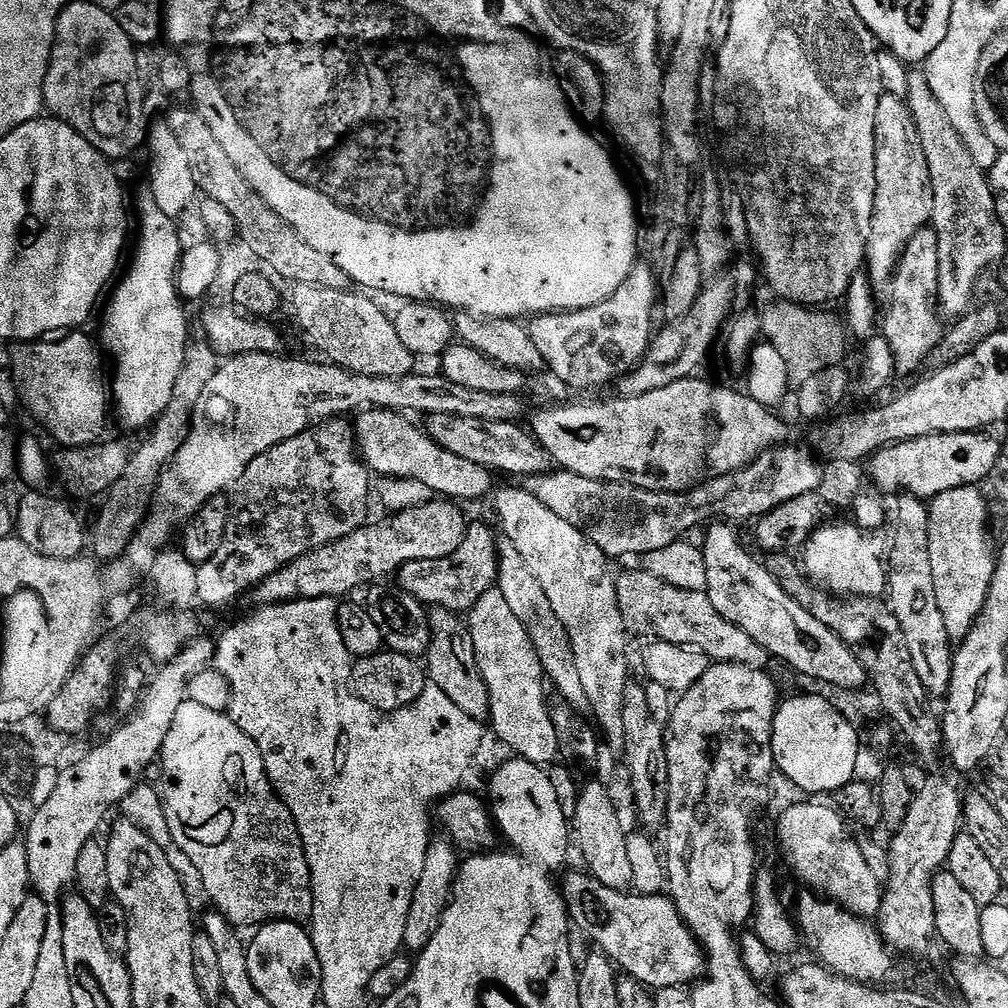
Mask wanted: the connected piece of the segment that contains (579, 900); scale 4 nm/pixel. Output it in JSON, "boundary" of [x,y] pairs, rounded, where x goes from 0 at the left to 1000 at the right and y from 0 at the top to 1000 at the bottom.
{"boundary":[[[579,863],[567,865],[561,873],[558,873],[558,888],[560,898],[563,900],[564,914],[570,920],[572,917],[591,936],[588,938],[598,944],[620,969],[632,972],[644,982],[654,982],[687,978],[699,967],[700,945],[688,931],[687,924],[679,917],[671,898],[662,888],[636,889],[622,887],[612,881],[602,881]]]}

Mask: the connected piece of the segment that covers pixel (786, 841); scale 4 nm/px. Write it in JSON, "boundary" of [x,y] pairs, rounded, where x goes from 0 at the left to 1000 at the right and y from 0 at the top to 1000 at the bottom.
{"boundary":[[[790,798],[782,802],[774,810],[774,818],[770,821],[770,829],[774,832],[774,841],[782,852],[784,860],[798,877],[803,877],[807,886],[820,891],[833,898],[840,905],[846,905],[854,911],[869,911],[873,908],[873,900],[877,894],[877,881],[866,870],[866,865],[859,859],[859,851],[853,842],[853,833],[845,830],[842,818],[828,801],[820,802],[817,798]]]}

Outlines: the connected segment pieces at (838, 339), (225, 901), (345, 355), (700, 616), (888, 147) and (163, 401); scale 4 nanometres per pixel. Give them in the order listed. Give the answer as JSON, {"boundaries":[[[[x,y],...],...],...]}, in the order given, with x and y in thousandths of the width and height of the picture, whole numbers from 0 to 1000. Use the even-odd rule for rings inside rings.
{"boundaries":[[[[770,300],[767,306],[756,310],[756,333],[761,340],[768,343],[771,354],[782,366],[780,372],[787,382],[796,378],[817,364],[832,362],[837,356],[841,341],[837,338],[838,322],[821,308],[811,308],[806,304],[785,300]]],[[[184,696],[179,699],[177,708],[173,708],[169,728],[165,728],[161,736],[158,762],[165,829],[167,825],[176,843],[194,860],[198,877],[210,892],[209,900],[238,923],[253,922],[271,913],[309,914],[310,872],[300,831],[288,804],[278,797],[266,776],[258,747],[240,724],[236,724],[225,709],[205,706]]],[[[303,282],[293,283],[289,289],[290,310],[294,313],[295,323],[310,336],[315,348],[325,352],[322,354],[328,360],[353,373],[367,375],[397,375],[410,368],[409,349],[399,343],[399,335],[395,335],[395,327],[391,327],[389,322],[389,313],[381,311],[369,299],[372,297],[368,293]]],[[[632,565],[619,567],[610,572],[613,589],[613,605],[617,605],[619,622],[628,632],[640,631],[640,636],[655,636],[671,639],[675,643],[689,645],[706,657],[716,659],[738,659],[741,663],[761,664],[764,658],[762,646],[744,629],[732,625],[712,605],[708,605],[708,597],[704,597],[701,587],[686,587],[673,585],[673,581],[665,581],[665,577],[656,577],[649,569]]],[[[878,93],[875,101],[871,103],[869,141],[871,188],[869,189],[865,231],[861,237],[859,270],[863,275],[865,289],[874,292],[874,290],[880,291],[884,287],[885,279],[889,277],[889,265],[893,263],[893,255],[897,253],[899,244],[903,244],[903,240],[909,232],[926,221],[925,214],[927,218],[930,208],[929,187],[925,184],[925,173],[919,157],[919,149],[915,145],[915,137],[911,137],[911,125],[907,121],[907,113],[896,94]]],[[[143,185],[143,188],[141,188],[141,188],[140,188],[140,190],[139,190],[139,191],[137,191],[137,192],[136,192],[136,194],[135,194],[135,198],[134,198],[134,194],[133,194],[133,210],[134,210],[134,213],[135,213],[135,210],[136,210],[136,212],[137,212],[137,213],[139,213],[139,243],[137,243],[137,244],[136,244],[136,246],[135,246],[135,255],[133,255],[133,256],[132,256],[132,258],[131,258],[131,263],[129,263],[129,264],[128,264],[128,266],[127,266],[127,271],[125,271],[125,270],[126,270],[126,266],[125,266],[125,269],[124,269],[124,270],[123,270],[123,271],[122,271],[122,274],[123,274],[123,273],[124,273],[124,274],[123,274],[123,279],[121,279],[121,278],[122,278],[122,274],[121,274],[121,277],[120,277],[120,278],[119,278],[119,279],[118,279],[118,281],[116,281],[116,282],[115,282],[115,283],[114,283],[114,286],[115,286],[115,285],[116,285],[116,286],[115,286],[115,291],[113,291],[113,290],[114,290],[114,286],[113,286],[113,289],[112,289],[112,290],[111,290],[111,291],[110,291],[110,294],[111,294],[111,293],[112,293],[112,294],[111,294],[111,299],[109,299],[109,298],[110,298],[110,294],[109,294],[109,297],[108,297],[108,298],[107,298],[107,299],[106,299],[106,302],[107,302],[107,301],[108,301],[108,302],[107,302],[107,311],[105,311],[105,312],[104,312],[104,313],[103,313],[103,341],[104,341],[104,342],[103,342],[103,341],[102,341],[102,344],[103,344],[103,345],[104,345],[104,346],[105,346],[105,349],[106,349],[106,345],[105,345],[105,344],[107,344],[107,349],[108,349],[108,351],[109,351],[109,352],[111,352],[111,357],[112,357],[112,359],[113,359],[113,360],[115,360],[115,381],[114,381],[114,377],[113,377],[113,409],[114,409],[114,412],[115,412],[115,409],[116,409],[116,411],[117,411],[117,412],[119,412],[119,417],[120,417],[120,419],[121,419],[121,420],[123,420],[123,421],[124,421],[124,423],[125,423],[125,424],[127,424],[127,425],[143,425],[143,424],[145,424],[145,423],[146,423],[146,425],[147,425],[147,424],[148,424],[148,423],[151,423],[151,422],[153,422],[153,421],[154,421],[154,420],[155,420],[155,418],[156,418],[156,417],[157,417],[157,416],[158,416],[158,414],[159,414],[159,413],[160,413],[160,411],[162,411],[162,410],[163,410],[163,408],[164,408],[164,407],[165,407],[165,403],[169,403],[169,395],[170,395],[170,394],[171,394],[171,392],[172,392],[172,391],[173,391],[173,383],[174,383],[174,380],[175,380],[175,379],[177,379],[177,373],[178,373],[178,371],[179,371],[179,368],[180,368],[180,367],[181,367],[181,363],[182,363],[182,362],[183,362],[183,356],[184,356],[184,355],[185,355],[185,347],[186,347],[186,346],[187,346],[187,343],[188,343],[188,340],[188,340],[188,332],[188,332],[188,333],[187,333],[187,313],[186,313],[186,312],[185,312],[185,311],[183,311],[183,306],[182,306],[182,304],[183,304],[183,305],[184,305],[184,303],[183,303],[183,302],[182,302],[182,301],[181,301],[181,295],[180,295],[180,292],[179,292],[179,289],[178,289],[178,288],[176,288],[176,286],[175,286],[175,273],[176,273],[176,272],[177,272],[177,268],[178,268],[178,267],[179,267],[179,255],[180,255],[180,253],[181,253],[181,241],[180,241],[180,242],[179,242],[179,230],[178,230],[178,228],[177,228],[177,227],[175,227],[175,222],[176,222],[176,219],[175,219],[175,218],[174,218],[174,217],[172,217],[172,215],[169,215],[169,214],[167,214],[167,213],[166,213],[166,212],[165,212],[165,211],[163,211],[163,209],[161,209],[161,207],[159,207],[159,206],[158,206],[158,204],[157,204],[157,200],[153,200],[153,188],[152,188],[152,188],[151,188],[151,186],[149,186],[149,185]]]]}

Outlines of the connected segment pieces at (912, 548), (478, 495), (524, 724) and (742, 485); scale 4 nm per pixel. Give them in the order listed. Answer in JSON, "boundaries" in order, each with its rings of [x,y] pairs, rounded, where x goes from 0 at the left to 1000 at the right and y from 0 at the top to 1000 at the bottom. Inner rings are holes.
{"boundaries":[[[[901,489],[892,491],[890,496],[892,518],[887,546],[884,554],[881,554],[883,603],[899,629],[899,637],[903,640],[903,649],[907,652],[907,661],[915,679],[924,691],[937,692],[944,677],[947,646],[928,584],[922,544],[923,504],[918,497]]],[[[367,405],[358,408],[353,415],[353,442],[357,455],[365,461],[366,469],[374,473],[377,471],[377,474],[420,478],[434,493],[449,498],[476,496],[484,487],[484,491],[489,487],[490,469],[487,465],[474,462],[462,454],[454,454],[454,450],[446,450],[446,446],[438,446],[438,442],[435,442],[435,438],[431,438],[418,422],[416,425],[408,421],[404,412],[382,405]]],[[[491,581],[474,593],[468,606],[463,608],[462,618],[470,637],[472,660],[486,690],[484,708],[493,732],[517,754],[535,760],[550,757],[552,750],[557,749],[556,737],[550,724],[546,694],[540,691],[542,672],[526,629],[522,629],[518,617],[514,617]]],[[[786,443],[760,446],[739,464],[701,476],[681,488],[646,488],[622,478],[614,480],[608,476],[577,474],[577,470],[559,466],[545,466],[537,472],[523,473],[522,483],[538,502],[550,506],[554,514],[577,526],[577,530],[581,530],[600,552],[637,554],[645,550],[645,546],[658,546],[680,535],[684,531],[682,528],[688,527],[693,520],[698,522],[711,514],[722,518],[750,518],[777,499],[813,489],[818,467],[814,457],[805,456],[800,449]]]]}

